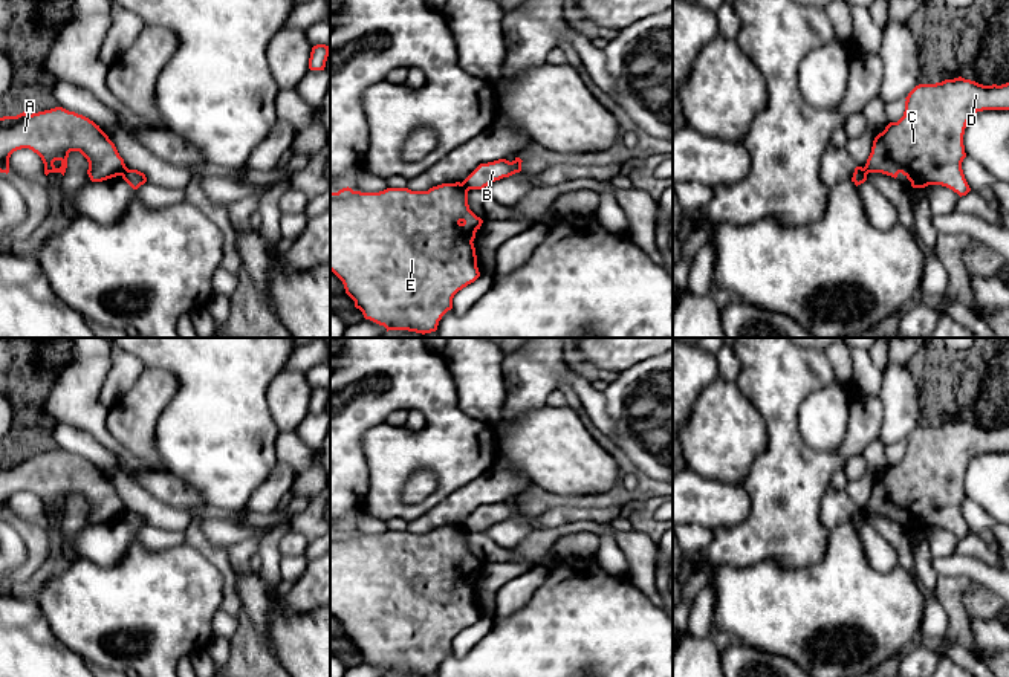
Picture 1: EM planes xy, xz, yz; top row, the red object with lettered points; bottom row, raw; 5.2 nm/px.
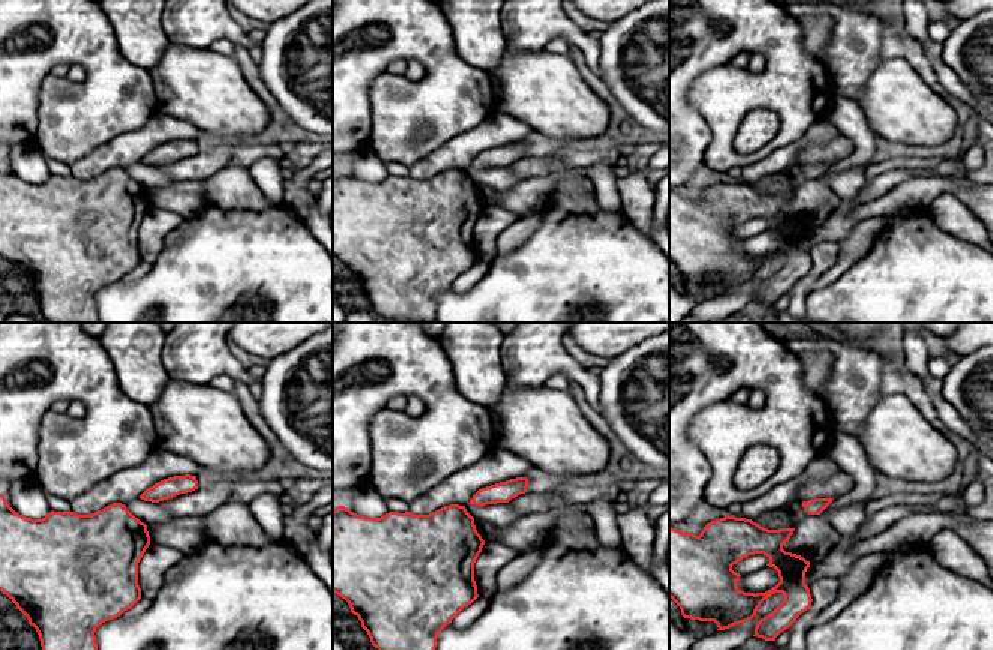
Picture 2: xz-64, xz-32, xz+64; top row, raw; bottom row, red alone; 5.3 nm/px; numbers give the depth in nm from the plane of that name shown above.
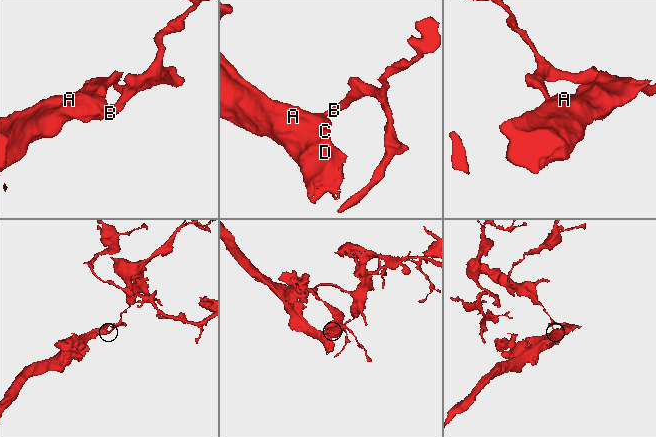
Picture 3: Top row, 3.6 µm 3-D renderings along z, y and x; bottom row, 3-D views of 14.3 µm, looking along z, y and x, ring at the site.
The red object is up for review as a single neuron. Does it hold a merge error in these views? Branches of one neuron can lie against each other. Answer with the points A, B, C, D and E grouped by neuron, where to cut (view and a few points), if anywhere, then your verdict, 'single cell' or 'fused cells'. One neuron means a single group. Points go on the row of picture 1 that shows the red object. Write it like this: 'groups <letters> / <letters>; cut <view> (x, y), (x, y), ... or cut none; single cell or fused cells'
groups A C D E / B; cut xy (127, 168), (121, 174); fused cells

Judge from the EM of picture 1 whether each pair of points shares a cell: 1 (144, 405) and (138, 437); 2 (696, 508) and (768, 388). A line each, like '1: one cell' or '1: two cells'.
1: one cell
2: two cells

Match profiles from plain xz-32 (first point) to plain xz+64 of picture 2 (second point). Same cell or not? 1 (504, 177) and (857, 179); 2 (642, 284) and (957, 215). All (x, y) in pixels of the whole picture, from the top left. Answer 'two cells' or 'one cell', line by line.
1: one cell
2: two cells

